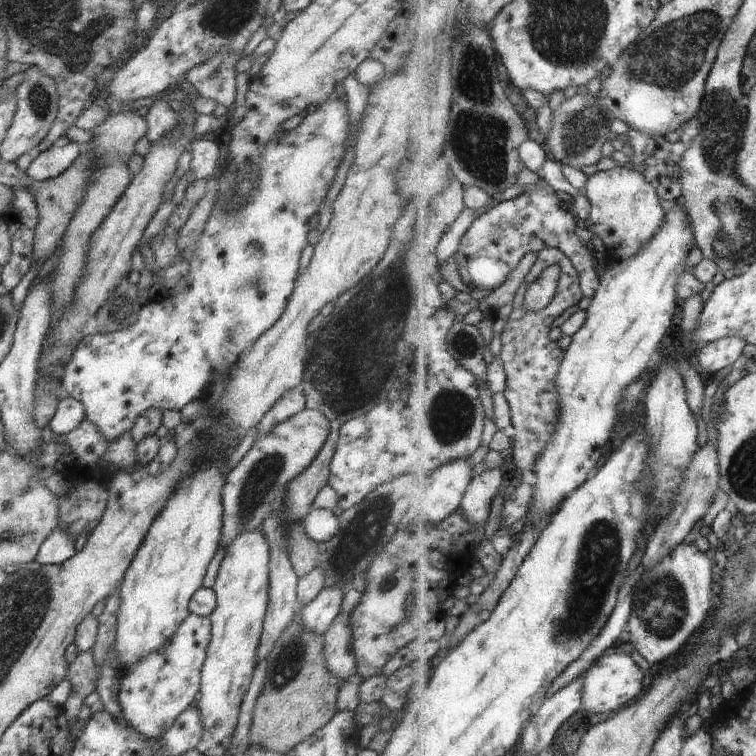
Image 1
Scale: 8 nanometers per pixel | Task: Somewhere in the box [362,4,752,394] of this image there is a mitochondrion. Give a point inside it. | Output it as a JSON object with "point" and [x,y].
{"point":[667,58]}

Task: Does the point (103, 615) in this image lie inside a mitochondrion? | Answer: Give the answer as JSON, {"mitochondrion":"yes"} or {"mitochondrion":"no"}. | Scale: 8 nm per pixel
{"mitochondrion":"no"}

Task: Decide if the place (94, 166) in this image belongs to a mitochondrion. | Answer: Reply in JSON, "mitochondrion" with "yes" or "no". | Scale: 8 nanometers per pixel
{"mitochondrion":"no"}

